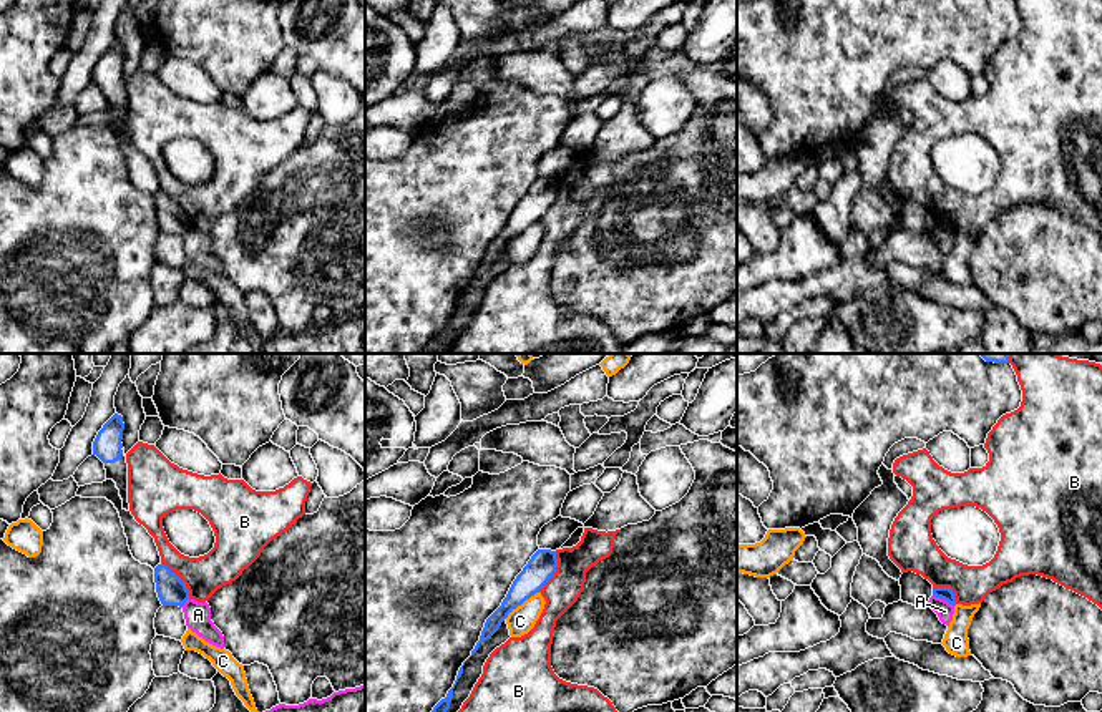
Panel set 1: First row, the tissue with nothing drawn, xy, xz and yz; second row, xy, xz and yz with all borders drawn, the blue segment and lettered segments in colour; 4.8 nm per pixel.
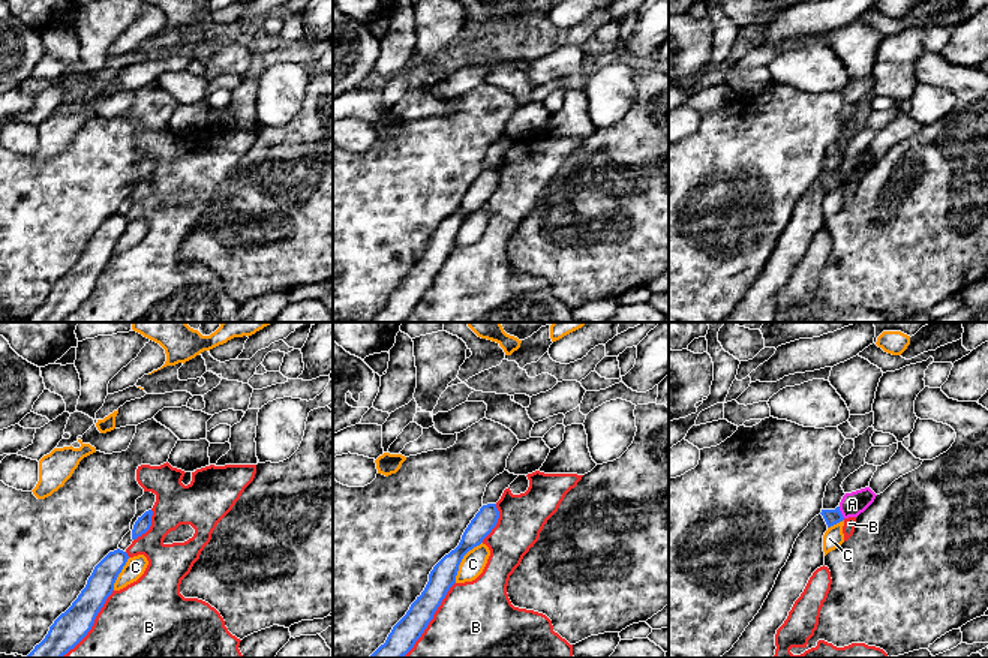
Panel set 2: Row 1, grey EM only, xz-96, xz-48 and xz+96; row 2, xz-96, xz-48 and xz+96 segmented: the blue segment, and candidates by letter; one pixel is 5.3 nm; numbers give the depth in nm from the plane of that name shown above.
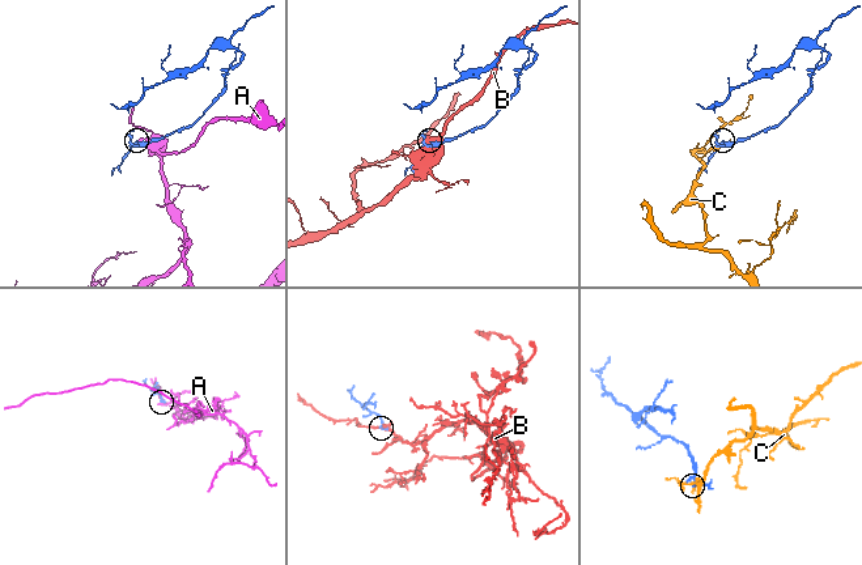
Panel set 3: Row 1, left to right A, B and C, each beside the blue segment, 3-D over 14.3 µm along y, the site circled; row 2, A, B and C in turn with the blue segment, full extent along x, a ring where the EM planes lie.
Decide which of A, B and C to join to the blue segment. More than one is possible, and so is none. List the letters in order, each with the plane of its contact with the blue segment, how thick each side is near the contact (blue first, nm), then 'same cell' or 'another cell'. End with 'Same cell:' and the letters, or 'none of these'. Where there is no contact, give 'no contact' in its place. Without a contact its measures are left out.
A: contact in yz; calibres 60 and 90 nm; another cell
B: contact in xz; calibres 140 and 170 nm; another cell
C: contact in xz; calibres 140 and 130 nm; another cell
Same cell: none of these

